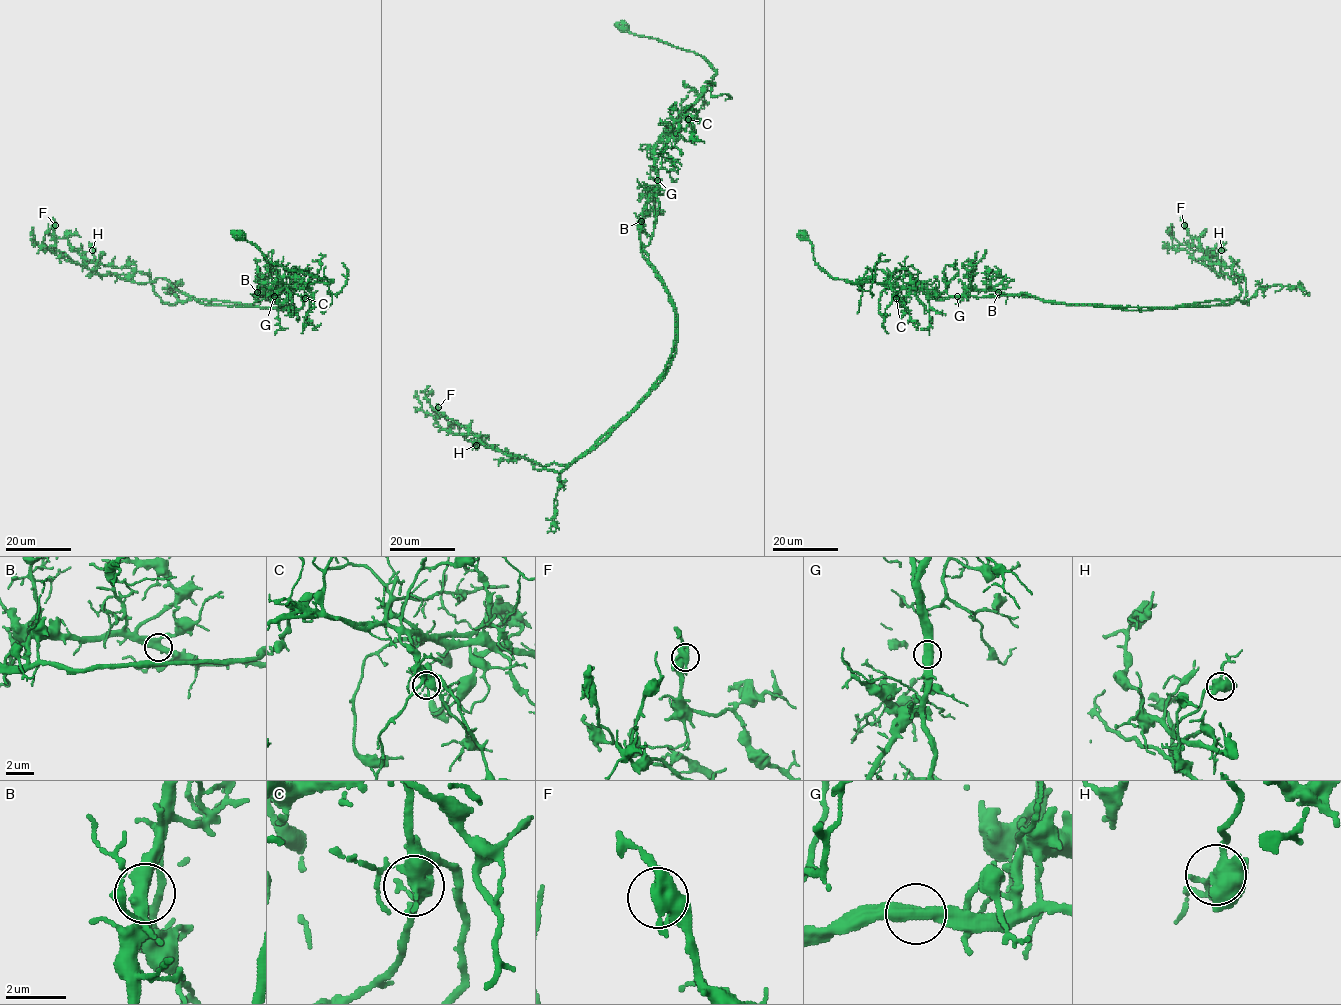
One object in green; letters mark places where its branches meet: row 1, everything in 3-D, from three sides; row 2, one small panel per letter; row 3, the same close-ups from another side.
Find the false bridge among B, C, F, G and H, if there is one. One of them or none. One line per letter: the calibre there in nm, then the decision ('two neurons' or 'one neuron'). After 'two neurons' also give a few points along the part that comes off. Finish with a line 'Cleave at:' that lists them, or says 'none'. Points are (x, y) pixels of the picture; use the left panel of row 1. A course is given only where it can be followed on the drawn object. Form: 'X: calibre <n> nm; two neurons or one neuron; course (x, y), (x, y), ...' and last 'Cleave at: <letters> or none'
B: calibre 400 nm; one neuron
C: calibre 440 nm; one neuron
F: calibre 460 nm; one neuron
G: calibre 500 nm; two neurons; course (274, 296), (260, 293), (294, 306), (199, 303), (163, 278), (141, 283), (97, 275), (42, 248), (32, 227)
H: calibre 480 nm; one neuron
Cleave at: G

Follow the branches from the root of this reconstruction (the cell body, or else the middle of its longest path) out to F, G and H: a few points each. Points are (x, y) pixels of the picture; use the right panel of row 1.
F: (801, 235), (836, 279), (936, 299), (1026, 293), (1128, 310), (1235, 299), (1242, 278), (1219, 275), (1184, 225)
G: (801, 235), (810, 241), (814, 262), (836, 279), (913, 288), (936, 299), (956, 296)
H: (801, 235), (848, 282), (1128, 310), (1235, 299), (1242, 278), (1212, 265), (1221, 250)

